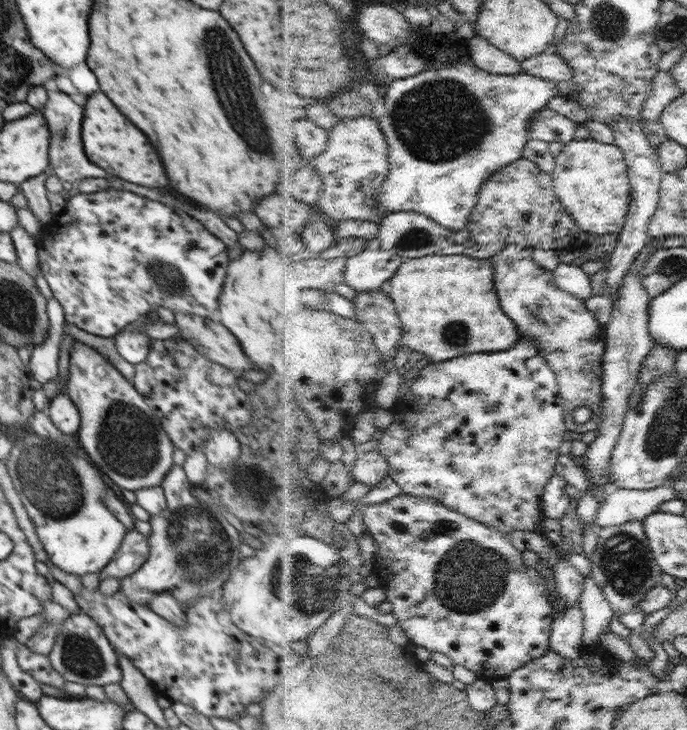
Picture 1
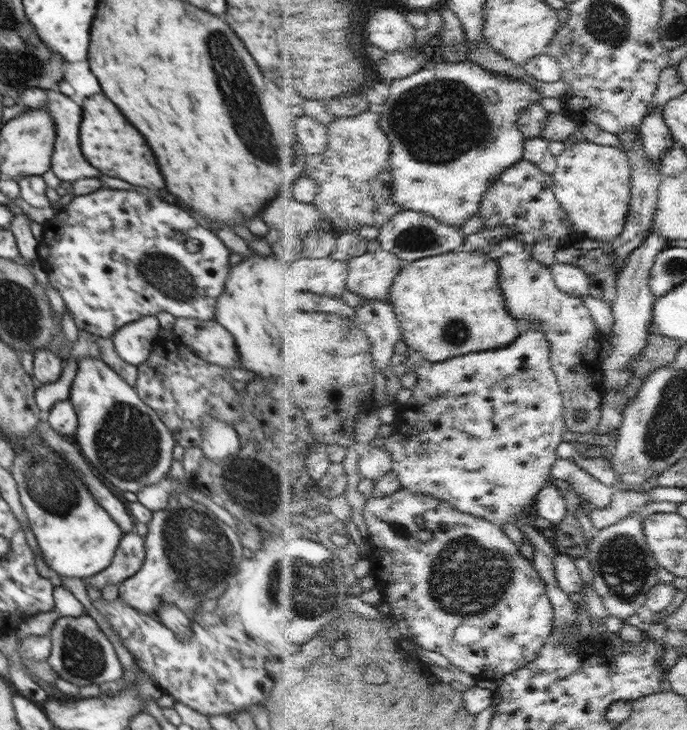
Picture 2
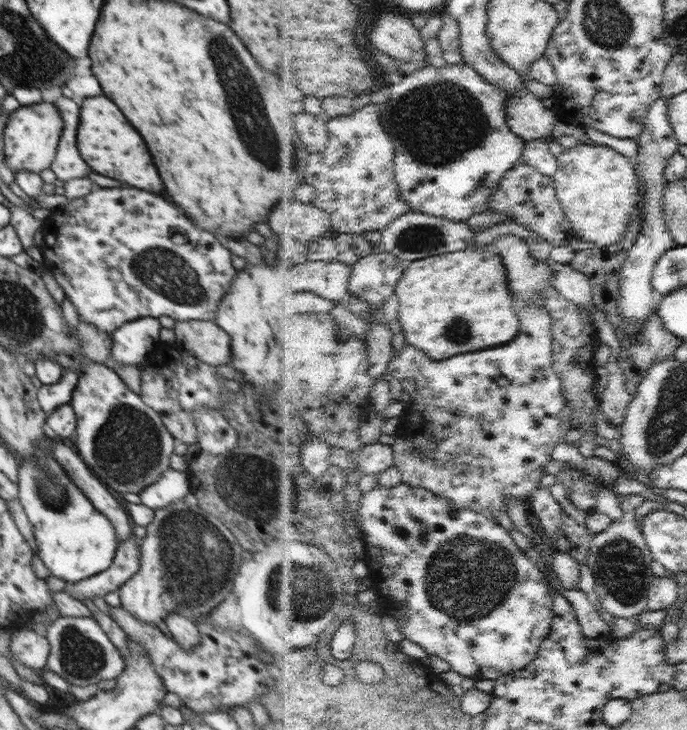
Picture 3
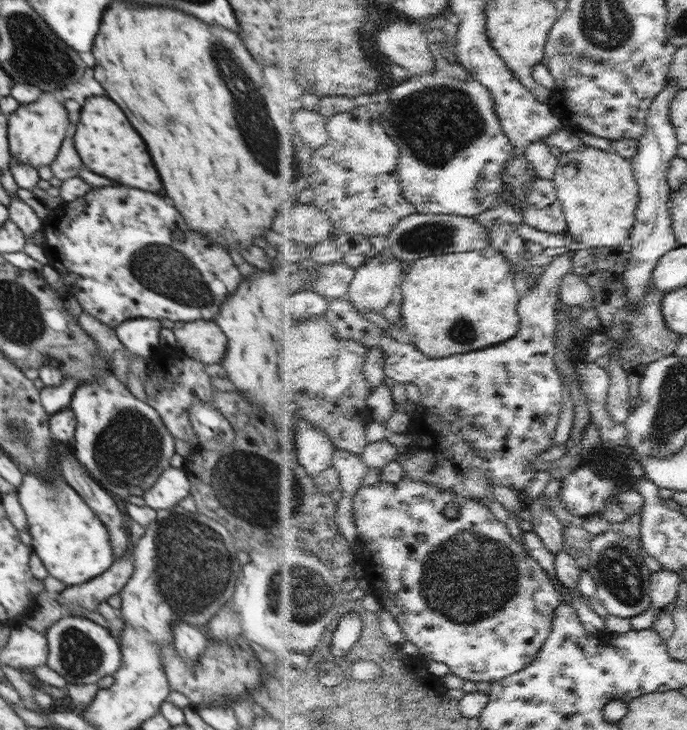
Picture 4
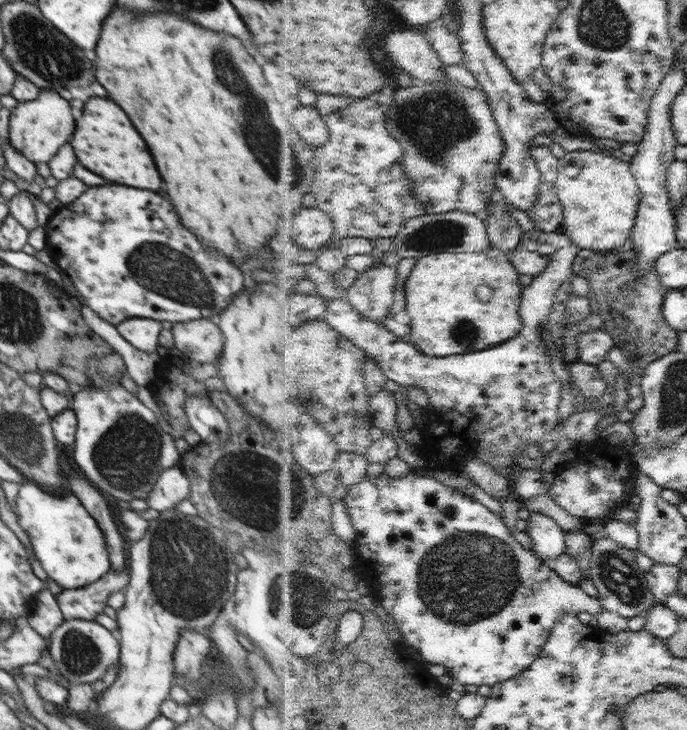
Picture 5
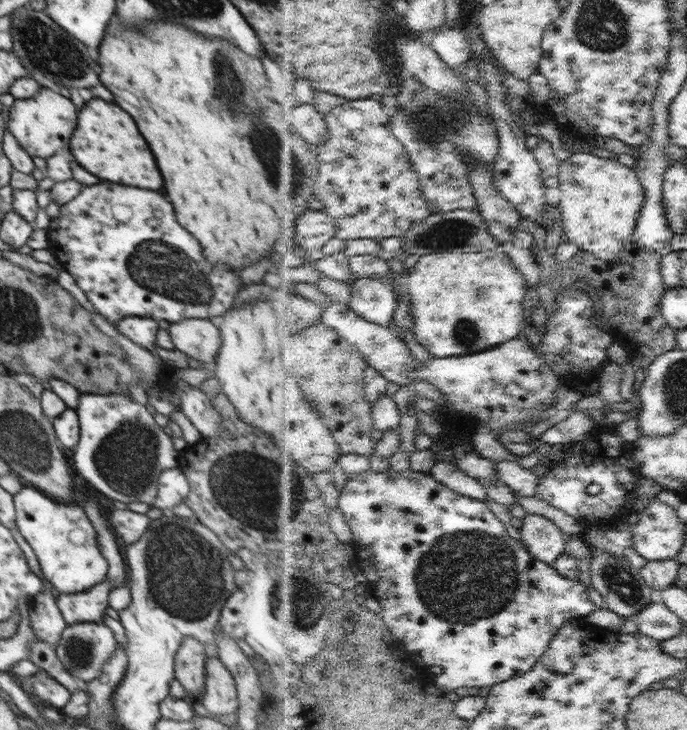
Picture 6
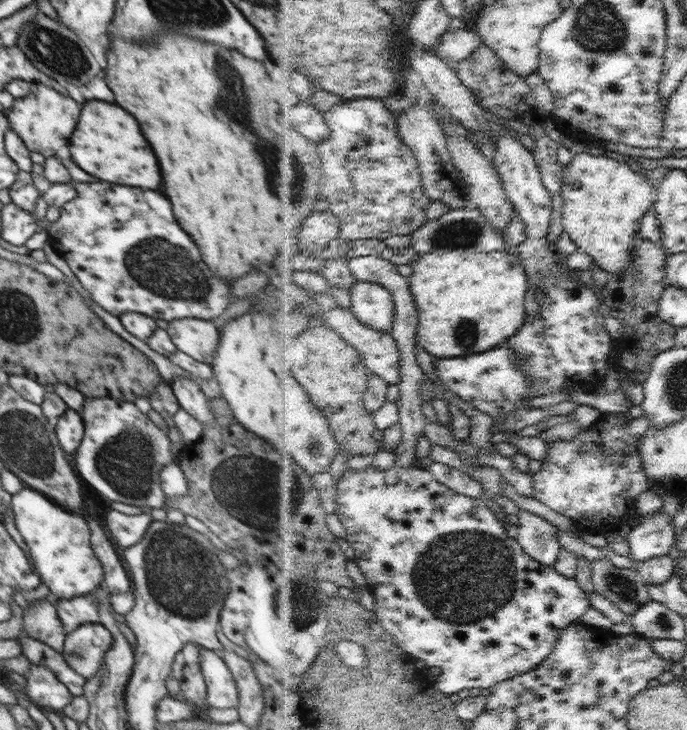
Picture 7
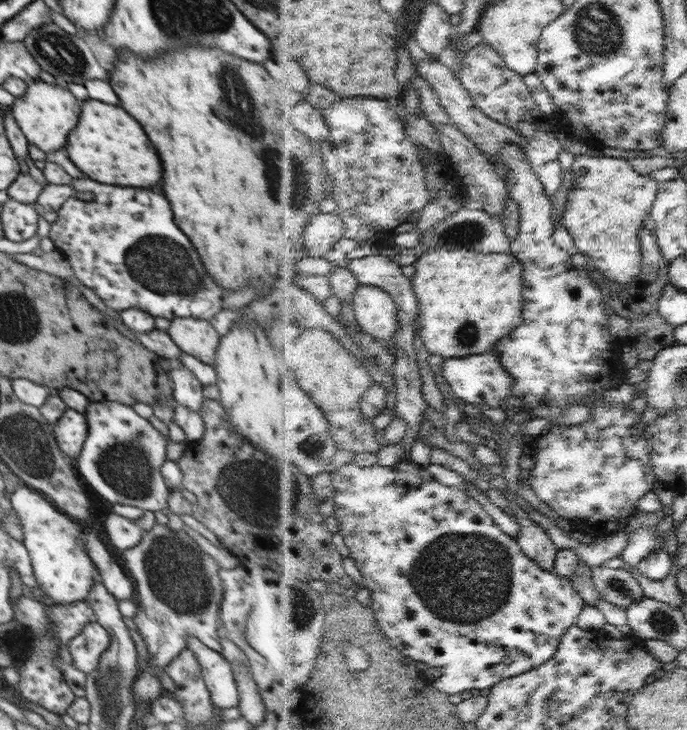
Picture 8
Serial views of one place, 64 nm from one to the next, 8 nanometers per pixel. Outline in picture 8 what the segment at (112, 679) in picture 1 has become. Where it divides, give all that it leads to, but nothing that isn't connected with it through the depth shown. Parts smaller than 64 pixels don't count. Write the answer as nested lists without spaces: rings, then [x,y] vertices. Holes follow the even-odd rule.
[[[98,622],[84,625],[74,638],[68,641],[68,650],[72,654],[72,662],[78,670],[90,674],[96,670],[98,660],[110,644],[108,631]]]

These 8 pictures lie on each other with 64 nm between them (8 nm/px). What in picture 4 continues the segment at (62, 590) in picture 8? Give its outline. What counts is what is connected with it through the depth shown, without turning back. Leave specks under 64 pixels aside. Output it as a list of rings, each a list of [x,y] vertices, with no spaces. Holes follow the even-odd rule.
[[[51,463],[50,477],[23,470],[23,484],[17,489],[18,500],[26,514],[28,532],[33,540],[33,552],[40,557],[50,576],[69,587],[104,573],[115,559],[108,527],[80,494],[66,483],[59,463]]]

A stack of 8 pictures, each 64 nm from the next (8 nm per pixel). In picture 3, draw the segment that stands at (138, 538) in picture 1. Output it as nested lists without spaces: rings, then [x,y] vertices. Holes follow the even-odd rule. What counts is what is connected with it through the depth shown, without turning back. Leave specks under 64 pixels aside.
[[[130,537],[119,544],[115,551],[112,565],[104,572],[90,578],[69,584],[66,588],[70,596],[84,602],[94,596],[103,597],[108,592],[118,590],[129,578],[132,578],[141,564],[141,544],[138,539]]]

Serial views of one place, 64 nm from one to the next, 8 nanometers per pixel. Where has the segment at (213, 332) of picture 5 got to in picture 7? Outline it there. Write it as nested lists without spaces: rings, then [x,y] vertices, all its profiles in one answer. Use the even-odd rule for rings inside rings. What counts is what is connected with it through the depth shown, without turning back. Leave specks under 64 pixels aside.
[[[182,318],[169,321],[167,333],[178,352],[211,365],[220,342],[219,331],[212,320]]]

